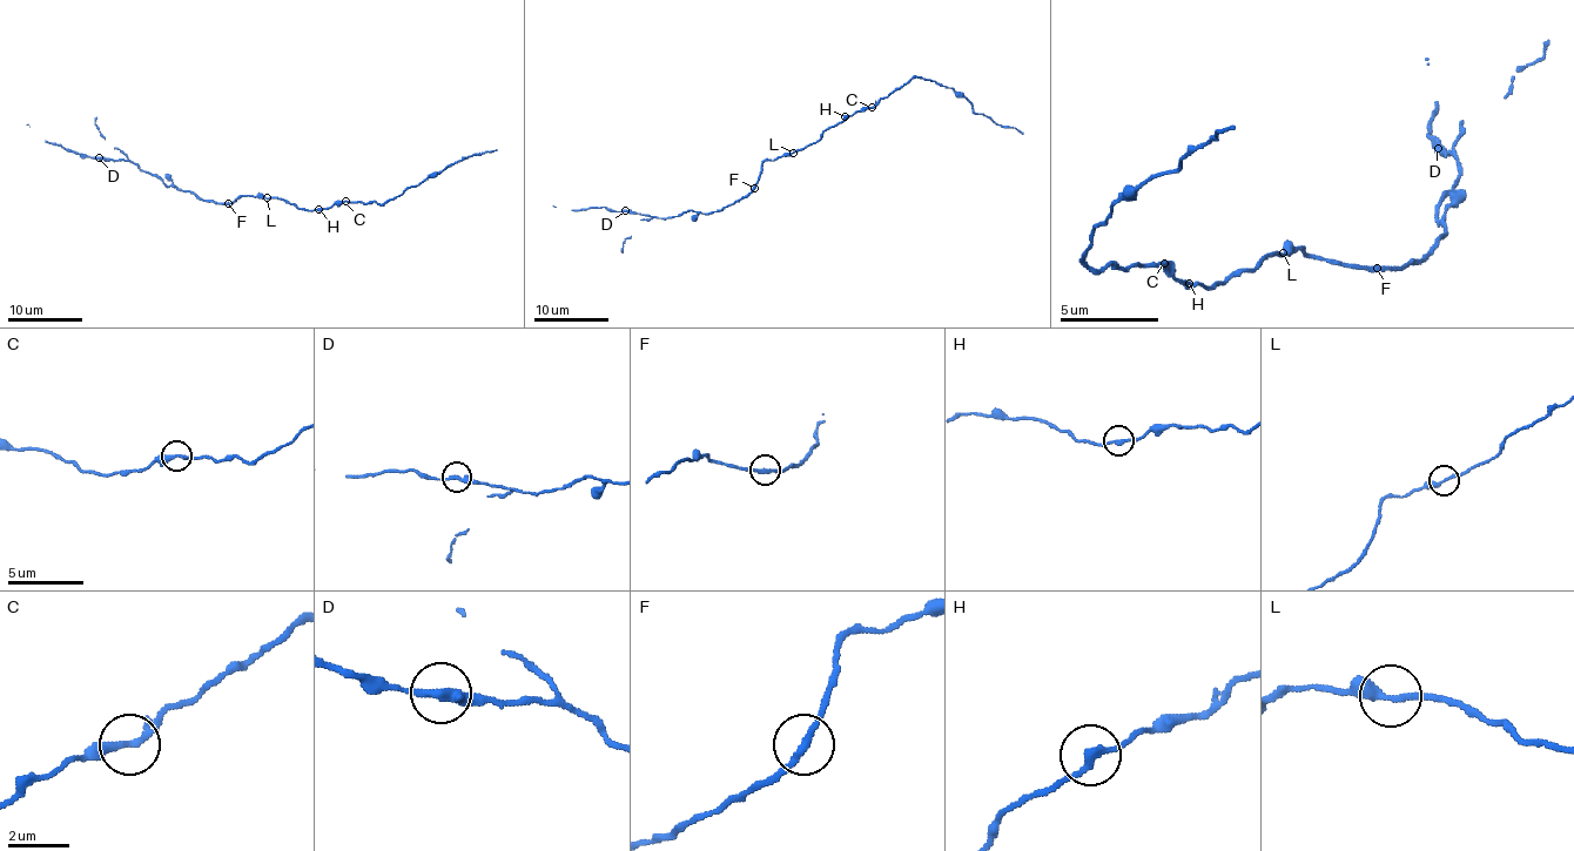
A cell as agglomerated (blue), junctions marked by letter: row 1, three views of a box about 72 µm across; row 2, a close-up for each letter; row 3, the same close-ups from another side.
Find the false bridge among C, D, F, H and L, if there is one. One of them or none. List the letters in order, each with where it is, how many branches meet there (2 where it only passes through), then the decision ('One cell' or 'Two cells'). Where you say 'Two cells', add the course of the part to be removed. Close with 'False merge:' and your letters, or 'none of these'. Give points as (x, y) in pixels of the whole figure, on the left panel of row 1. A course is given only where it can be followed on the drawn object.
C: Place: (345, 201). Branches: 2. One cell
D: Place: (99, 157). Branches: 2. One cell
F: Place: (228, 203). Branches: 2. One cell
H: Place: (318, 209). Branches: 2. One cell
L: Place: (267, 197). Branches: 2. One cell
False merge: none of these

